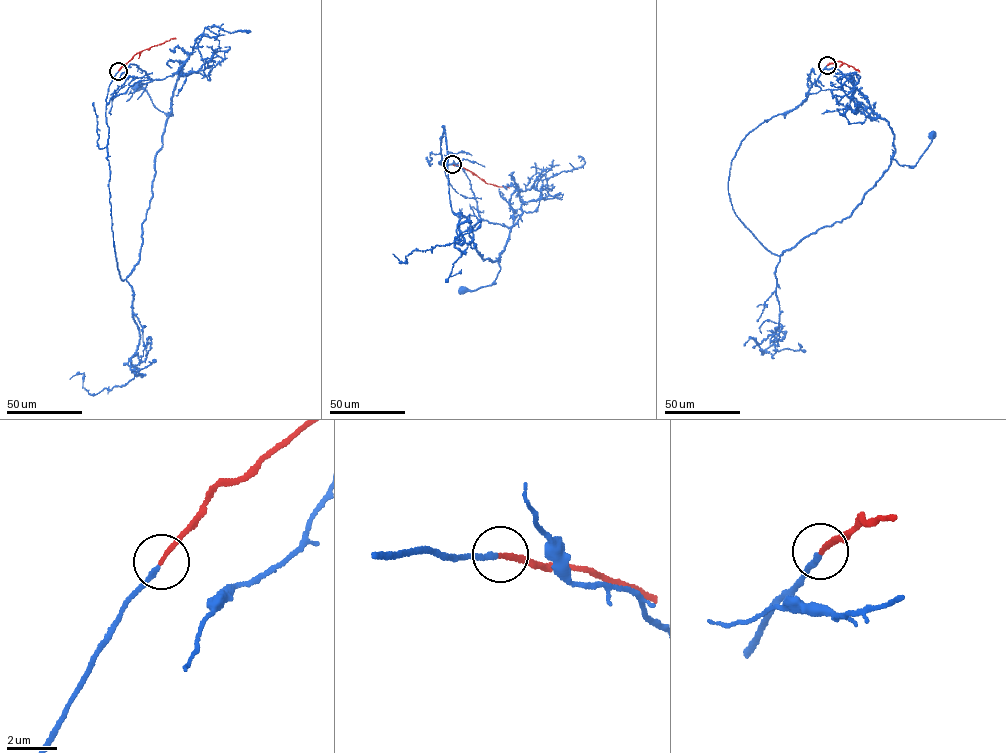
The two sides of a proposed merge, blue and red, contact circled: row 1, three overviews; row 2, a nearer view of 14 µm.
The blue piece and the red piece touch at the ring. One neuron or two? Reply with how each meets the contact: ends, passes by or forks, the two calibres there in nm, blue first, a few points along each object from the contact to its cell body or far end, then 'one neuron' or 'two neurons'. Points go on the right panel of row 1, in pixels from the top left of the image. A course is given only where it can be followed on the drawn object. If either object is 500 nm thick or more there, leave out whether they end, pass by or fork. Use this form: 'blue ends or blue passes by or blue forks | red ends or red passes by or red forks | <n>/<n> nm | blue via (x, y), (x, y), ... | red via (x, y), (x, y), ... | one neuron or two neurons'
blue ends | red ends | 170/200 nm | blue via (827, 65), (731, 162), (733, 210), (772, 253), (850, 216), (891, 160), (914, 166), (932, 136) | red via (827, 65), (839, 61), (859, 72) | one neuron

